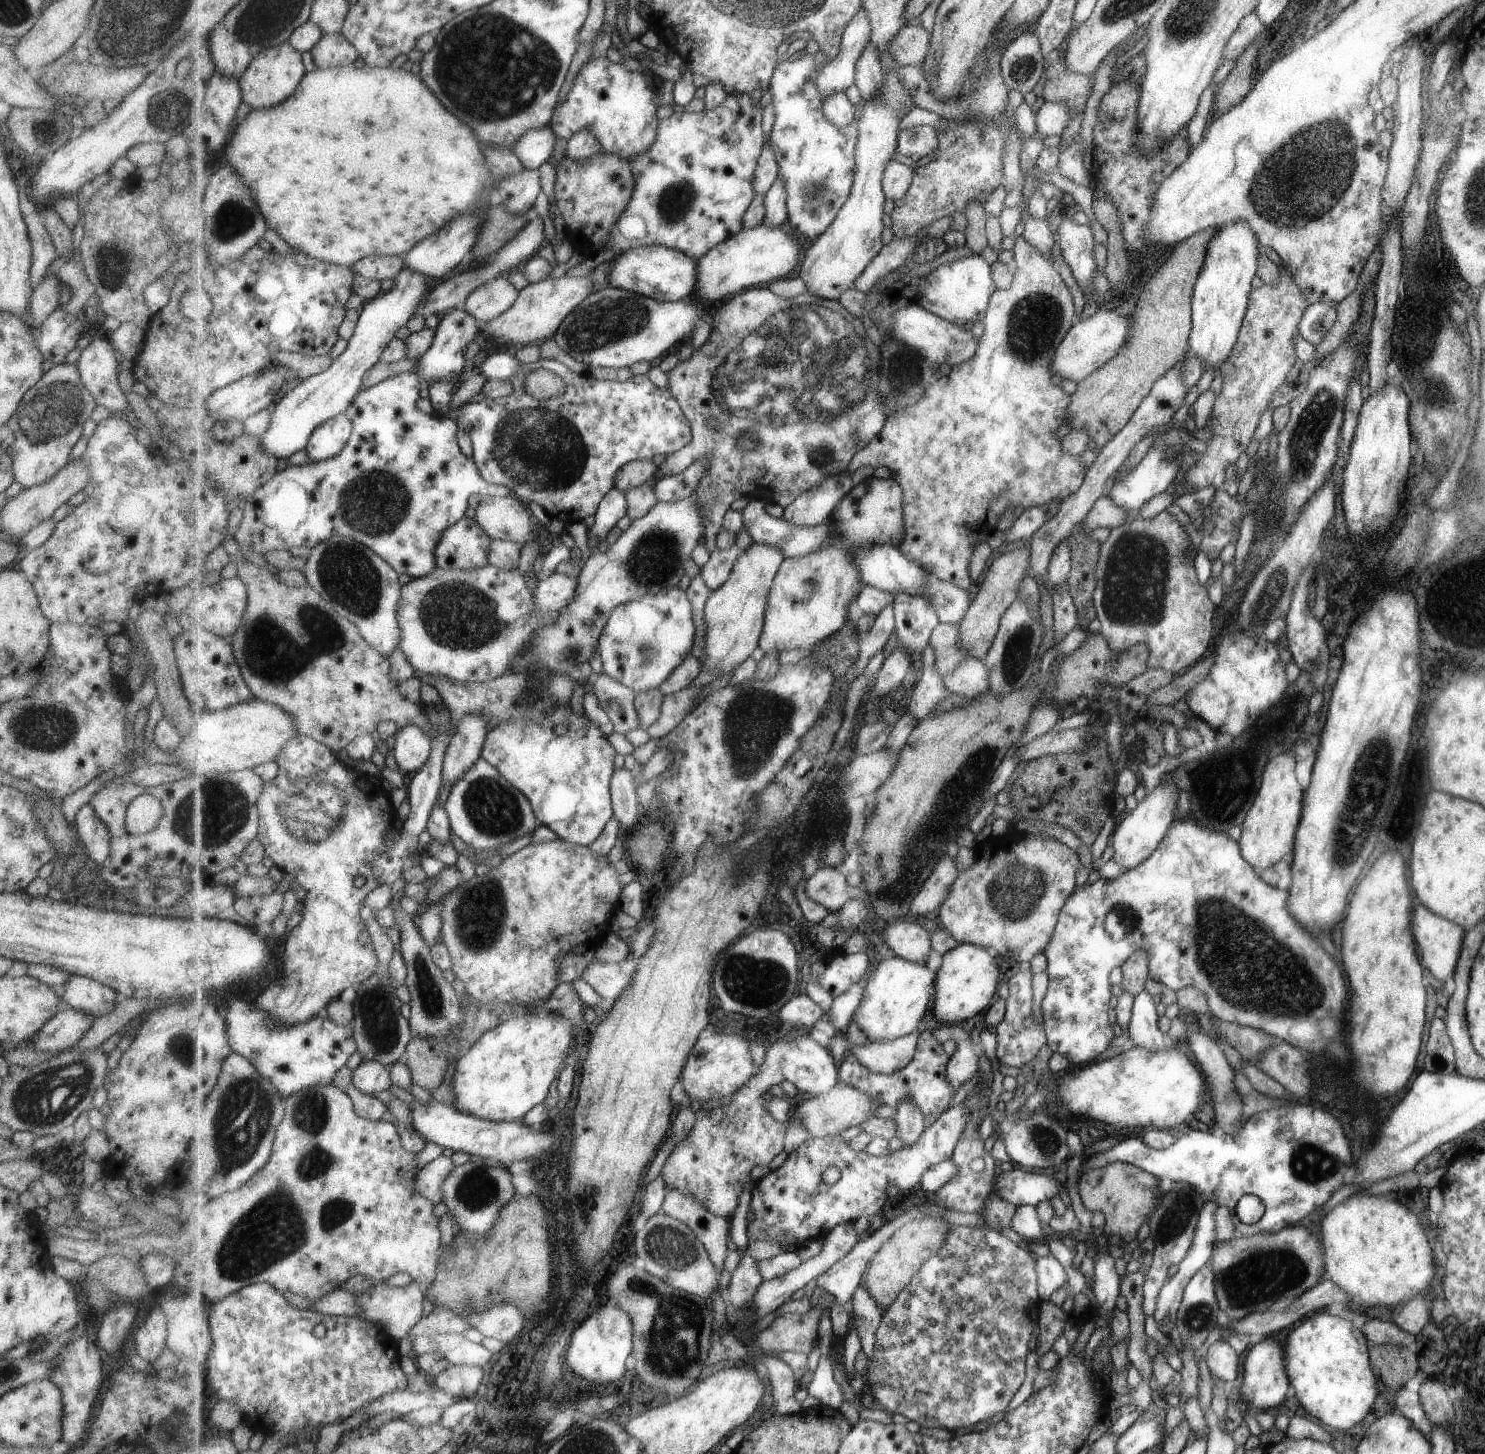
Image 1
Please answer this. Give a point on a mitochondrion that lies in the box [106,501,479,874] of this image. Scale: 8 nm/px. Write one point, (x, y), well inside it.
(270, 654)

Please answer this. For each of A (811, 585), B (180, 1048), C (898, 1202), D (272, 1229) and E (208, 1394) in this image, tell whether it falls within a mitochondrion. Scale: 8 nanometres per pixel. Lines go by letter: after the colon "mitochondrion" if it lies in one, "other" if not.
A: mitochondrion
B: mitochondrion
C: other
D: mitochondrion
E: other

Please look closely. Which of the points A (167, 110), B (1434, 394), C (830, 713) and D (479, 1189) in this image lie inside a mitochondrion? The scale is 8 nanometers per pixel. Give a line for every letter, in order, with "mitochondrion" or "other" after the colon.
A: mitochondrion
B: mitochondrion
C: other
D: mitochondrion

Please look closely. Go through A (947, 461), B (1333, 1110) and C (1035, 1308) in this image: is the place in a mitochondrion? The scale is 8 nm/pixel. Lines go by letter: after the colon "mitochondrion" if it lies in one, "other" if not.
A: other
B: other
C: other

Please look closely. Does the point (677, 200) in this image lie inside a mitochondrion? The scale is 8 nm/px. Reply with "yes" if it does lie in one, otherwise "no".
yes

